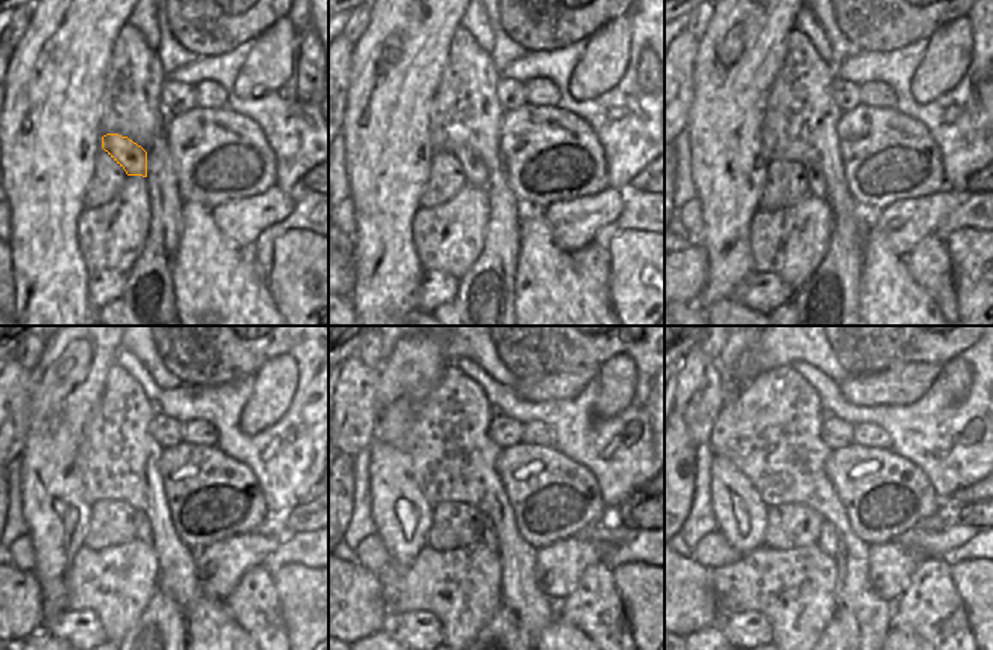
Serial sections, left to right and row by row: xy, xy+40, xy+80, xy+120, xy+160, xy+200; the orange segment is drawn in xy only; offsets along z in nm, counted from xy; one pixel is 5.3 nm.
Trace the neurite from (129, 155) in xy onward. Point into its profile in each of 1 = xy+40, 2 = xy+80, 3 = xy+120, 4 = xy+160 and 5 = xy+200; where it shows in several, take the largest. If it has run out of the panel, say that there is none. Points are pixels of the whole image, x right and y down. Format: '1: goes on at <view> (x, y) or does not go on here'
1: goes on at xy+40 (476, 171)
2: goes on at xy+80 (815, 179)
3: goes on at xy+120 (141, 520)
4: goes on at xy+160 (488, 536)
5: goes on at xy+200 (827, 541)

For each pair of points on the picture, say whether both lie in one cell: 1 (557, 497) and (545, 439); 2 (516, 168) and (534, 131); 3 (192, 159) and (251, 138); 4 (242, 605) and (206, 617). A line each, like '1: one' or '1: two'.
1: two
2: one
3: one
4: two

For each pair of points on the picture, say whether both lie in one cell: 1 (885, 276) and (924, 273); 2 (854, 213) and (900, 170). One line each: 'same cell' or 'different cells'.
1: different cells
2: different cells

